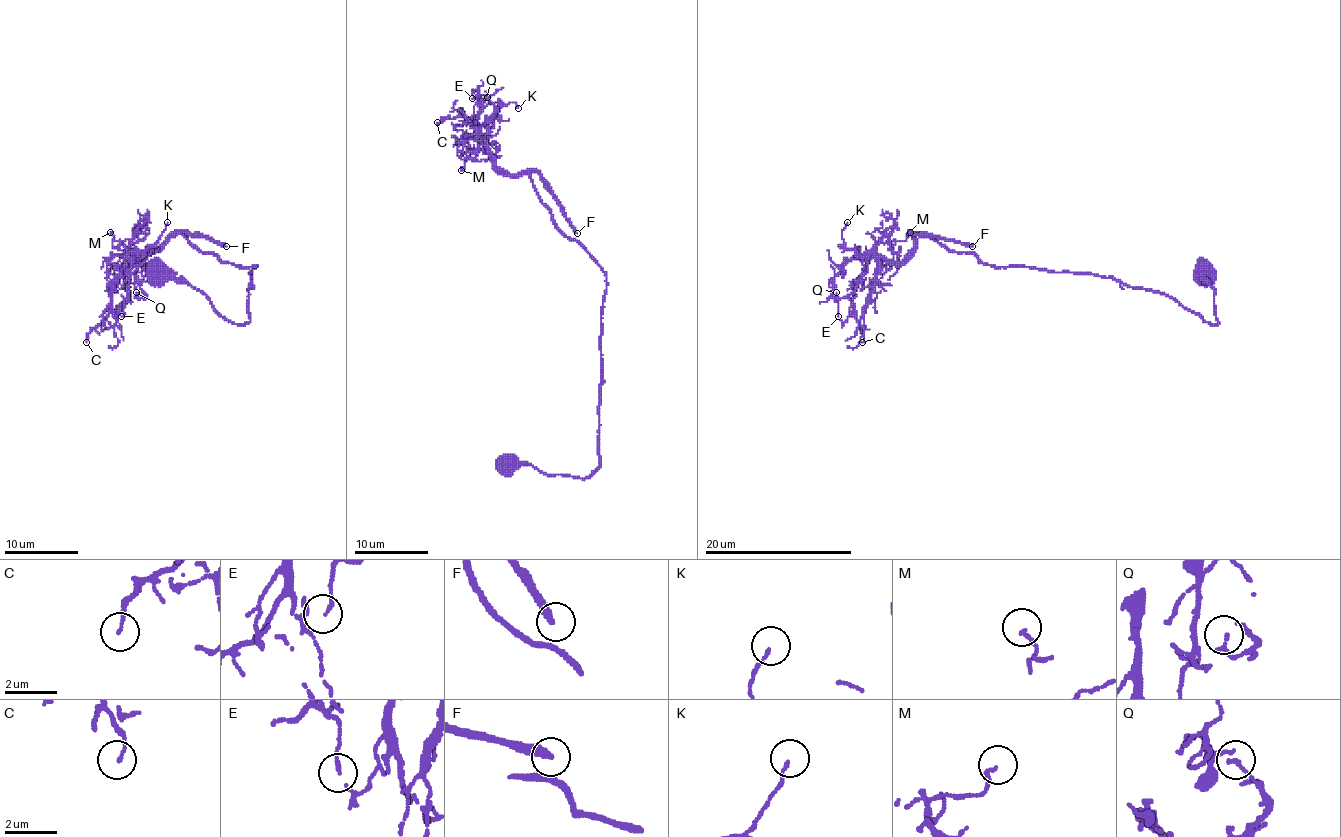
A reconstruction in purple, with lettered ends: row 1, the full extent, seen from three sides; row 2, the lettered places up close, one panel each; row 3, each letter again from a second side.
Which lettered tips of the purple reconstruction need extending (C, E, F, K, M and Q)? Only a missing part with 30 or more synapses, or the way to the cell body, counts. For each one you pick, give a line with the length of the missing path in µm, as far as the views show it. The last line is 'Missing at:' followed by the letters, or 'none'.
F: about 50 µm are missing
Missing at: F

